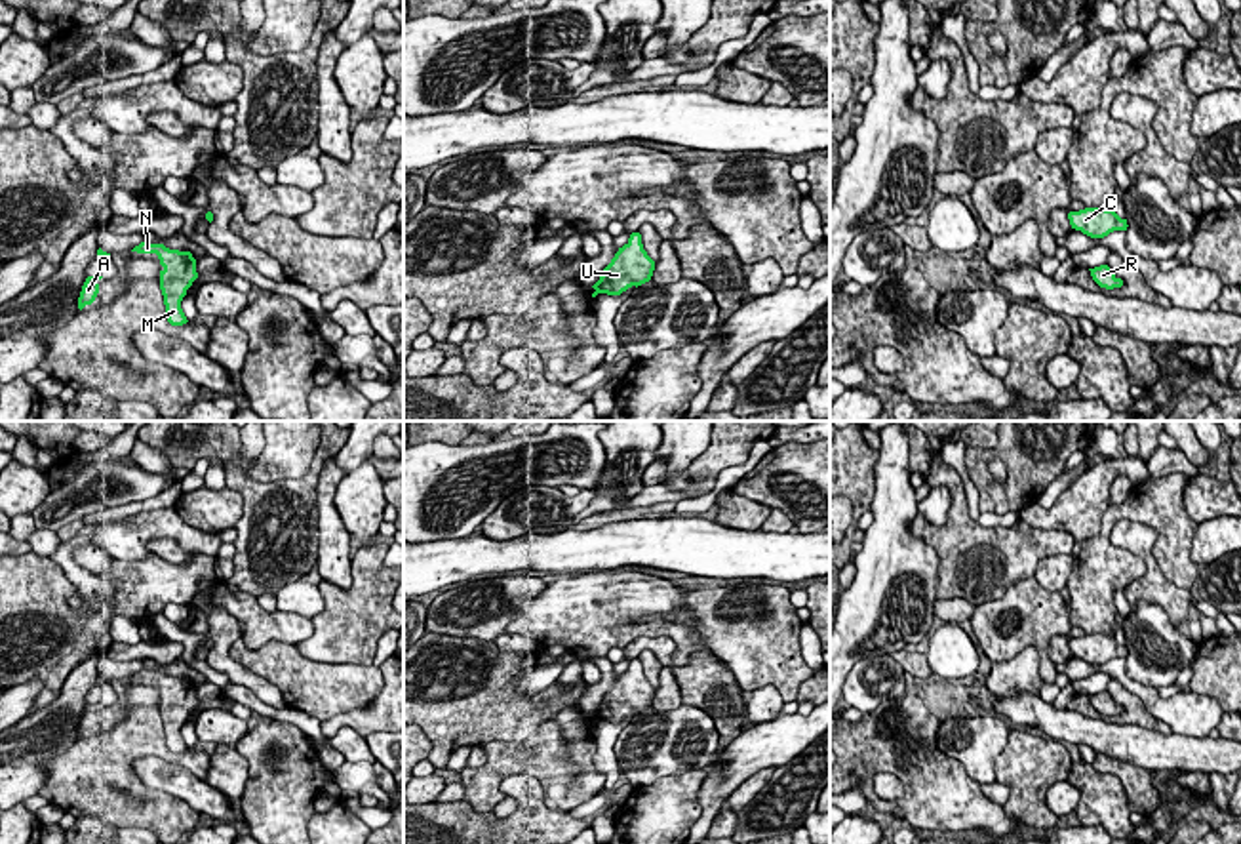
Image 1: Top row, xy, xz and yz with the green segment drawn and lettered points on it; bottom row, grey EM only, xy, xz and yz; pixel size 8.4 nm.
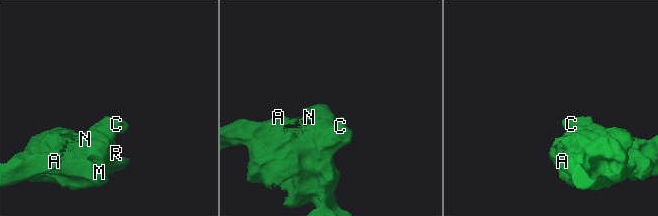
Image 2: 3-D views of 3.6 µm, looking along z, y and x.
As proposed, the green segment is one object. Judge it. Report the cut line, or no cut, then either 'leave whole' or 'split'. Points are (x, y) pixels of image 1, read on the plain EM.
no cut | leave whole

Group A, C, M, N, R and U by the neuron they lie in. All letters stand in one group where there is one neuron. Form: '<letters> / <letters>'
A C M N R U

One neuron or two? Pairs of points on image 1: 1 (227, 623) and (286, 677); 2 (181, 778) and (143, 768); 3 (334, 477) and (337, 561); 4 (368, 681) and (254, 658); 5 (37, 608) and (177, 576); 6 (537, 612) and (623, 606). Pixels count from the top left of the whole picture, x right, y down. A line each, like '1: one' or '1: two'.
1: two
2: one
3: one
4: one
5: one
6: one

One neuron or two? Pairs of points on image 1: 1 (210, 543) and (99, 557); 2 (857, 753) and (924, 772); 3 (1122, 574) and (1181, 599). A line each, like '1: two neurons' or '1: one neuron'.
1: two neurons
2: one neuron
3: two neurons

